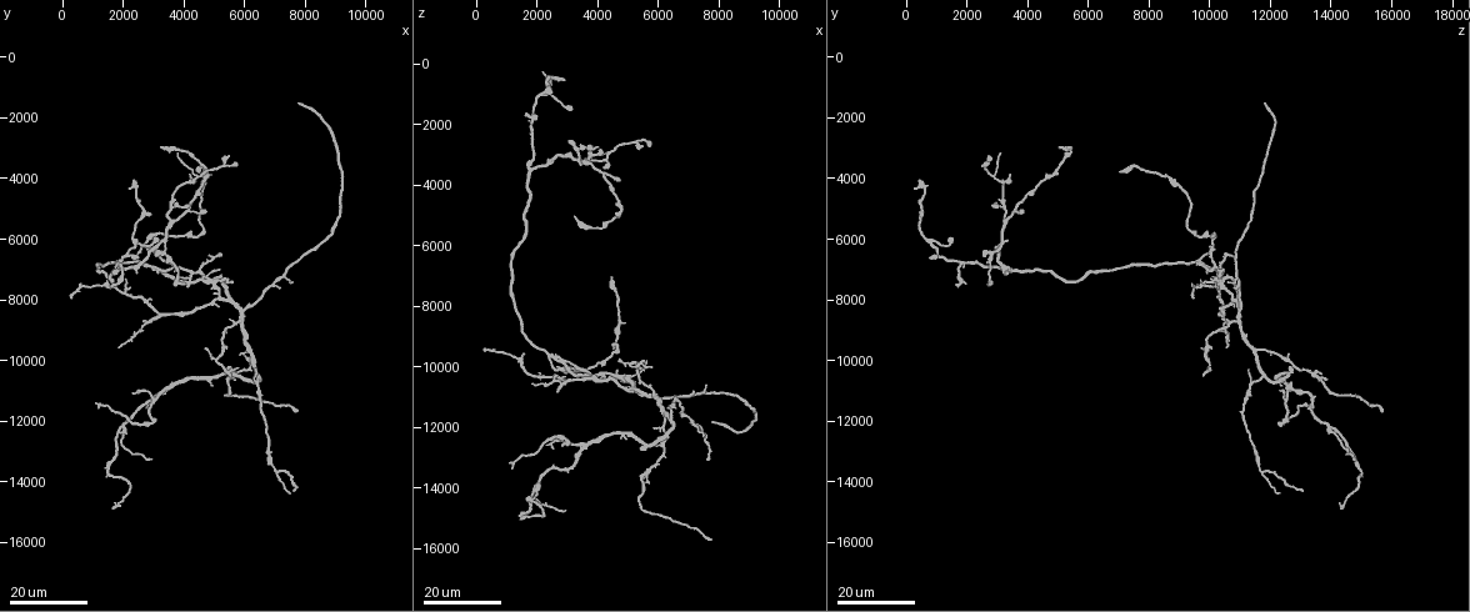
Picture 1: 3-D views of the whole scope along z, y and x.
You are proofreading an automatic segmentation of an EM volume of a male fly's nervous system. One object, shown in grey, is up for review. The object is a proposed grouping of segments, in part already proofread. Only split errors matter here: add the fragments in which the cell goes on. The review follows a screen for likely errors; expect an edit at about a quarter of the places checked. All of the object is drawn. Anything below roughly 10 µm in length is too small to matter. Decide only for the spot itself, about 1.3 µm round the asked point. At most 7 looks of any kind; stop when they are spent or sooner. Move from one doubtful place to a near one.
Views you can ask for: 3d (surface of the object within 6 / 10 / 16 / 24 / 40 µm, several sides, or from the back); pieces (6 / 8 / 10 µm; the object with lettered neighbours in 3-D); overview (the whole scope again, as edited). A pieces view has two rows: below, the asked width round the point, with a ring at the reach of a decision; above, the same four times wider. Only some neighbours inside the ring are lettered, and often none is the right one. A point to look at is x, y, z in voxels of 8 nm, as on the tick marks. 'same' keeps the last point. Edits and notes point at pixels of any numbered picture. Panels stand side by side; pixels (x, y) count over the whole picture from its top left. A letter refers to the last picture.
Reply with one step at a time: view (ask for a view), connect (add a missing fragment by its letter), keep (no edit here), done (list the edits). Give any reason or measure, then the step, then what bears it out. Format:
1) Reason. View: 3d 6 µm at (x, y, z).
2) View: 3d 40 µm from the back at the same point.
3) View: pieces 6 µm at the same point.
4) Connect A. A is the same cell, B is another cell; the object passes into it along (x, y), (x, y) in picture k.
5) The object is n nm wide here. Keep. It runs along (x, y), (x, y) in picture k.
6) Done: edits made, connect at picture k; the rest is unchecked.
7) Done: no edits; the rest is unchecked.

Branch stops here. View: 3d 16 µm at (1700, 7600, 1700).

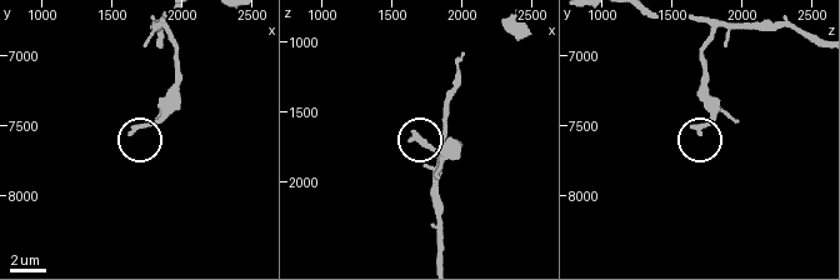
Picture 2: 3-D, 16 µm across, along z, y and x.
View: pieces 6 µm at (1640, 7560, 1700).

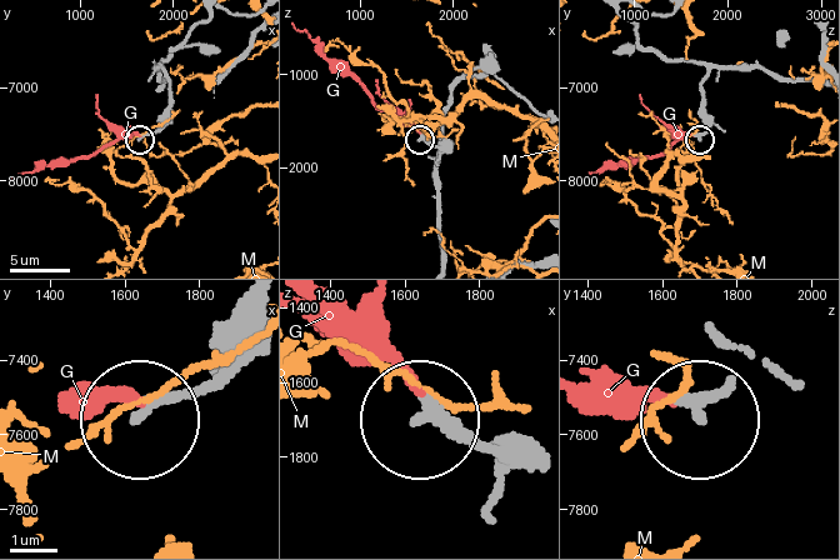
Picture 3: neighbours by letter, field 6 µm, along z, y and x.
Connect G. G is the same cell, M is another cell; the cell continues.

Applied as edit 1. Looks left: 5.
Branch stops here. View: 3d 16 µm at (3300, 3000, 5000).

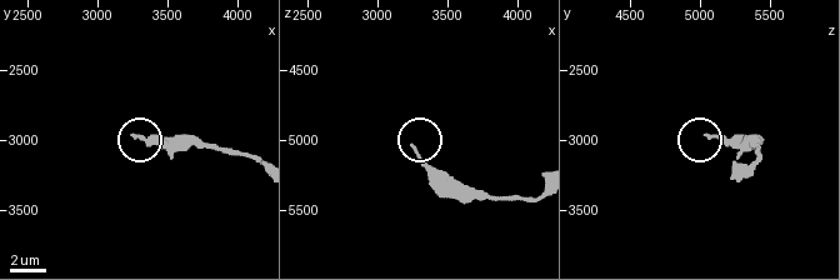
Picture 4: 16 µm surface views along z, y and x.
View: pieces 8 µm at (3260, 2980, 5060).

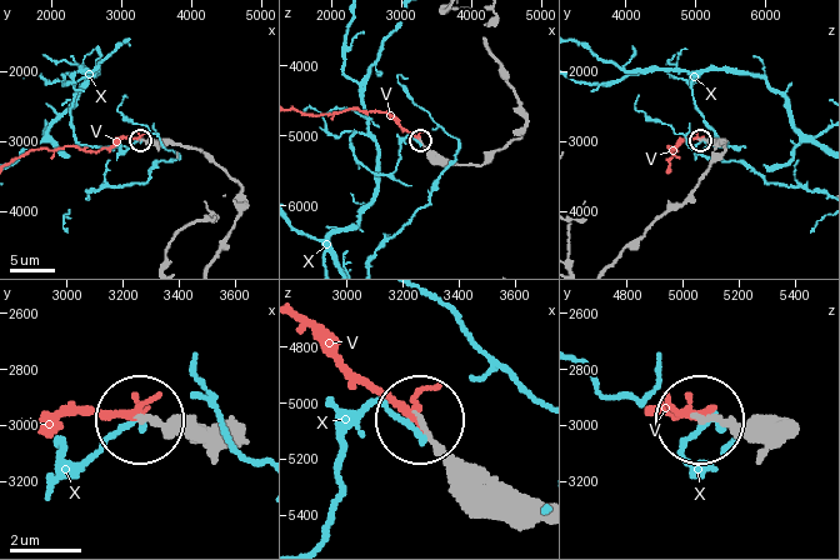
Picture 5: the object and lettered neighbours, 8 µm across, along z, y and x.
Keep. V and X are other cells; it runs along (769, 440), (700, 421) in picture 5; none of them fits.

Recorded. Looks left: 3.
Branch stops here. View: 3d 24 µm at (4700, 5200, 3900).

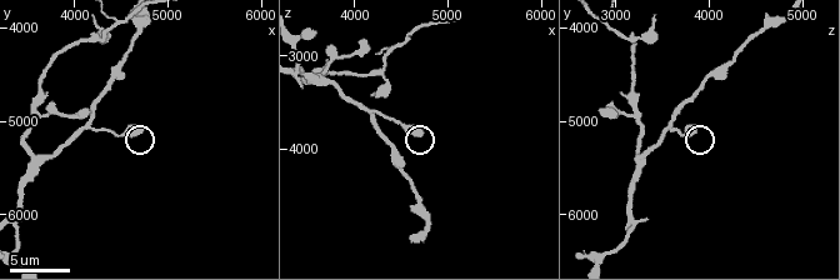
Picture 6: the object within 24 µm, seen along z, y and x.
View: pieces 8 µm at (4700, 5100, 3800).

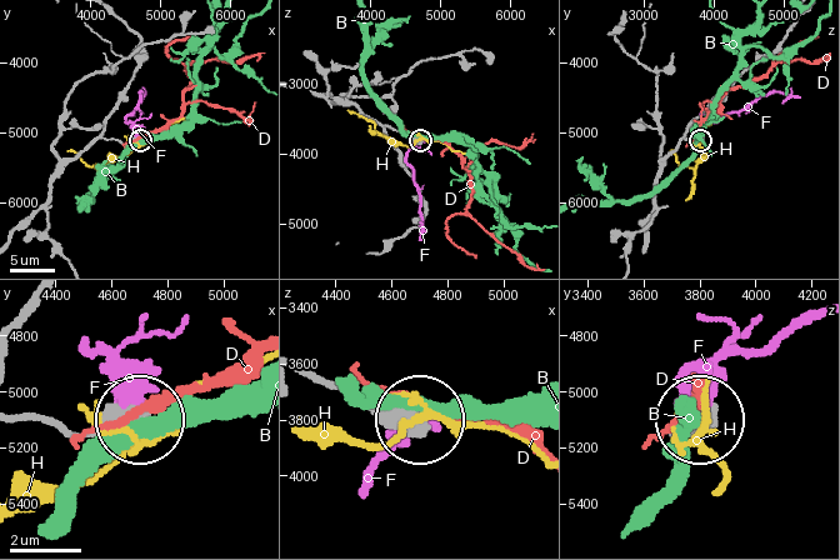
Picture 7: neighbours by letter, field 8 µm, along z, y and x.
Keep. B, D, F and H are other cells; it runs along (25, 221), (48, 198), (51, 180), (98, 140), (140, 140) in picture 7; no lettered fragment goes on from it.

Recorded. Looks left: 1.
Done: edits made, connect at picture 3; the rest is unchecked.

